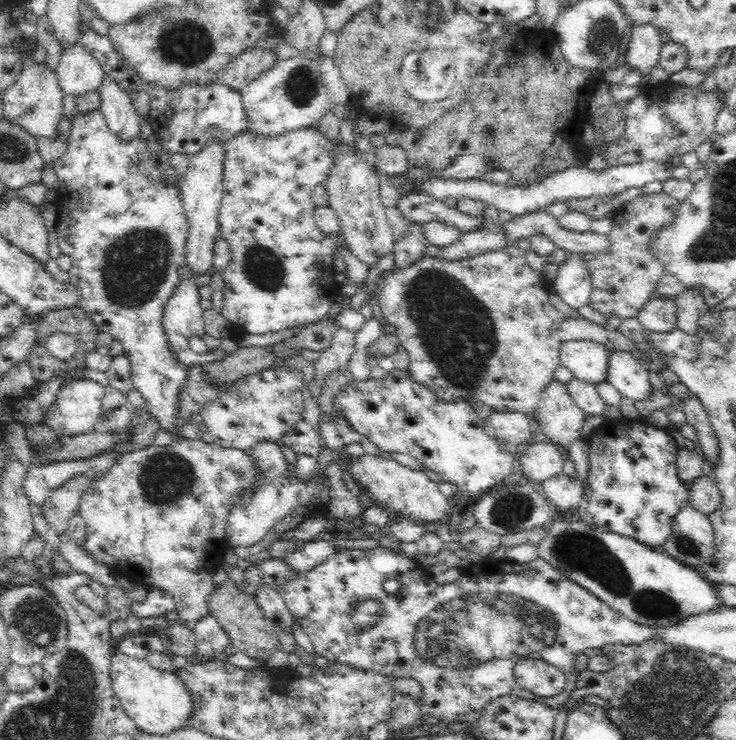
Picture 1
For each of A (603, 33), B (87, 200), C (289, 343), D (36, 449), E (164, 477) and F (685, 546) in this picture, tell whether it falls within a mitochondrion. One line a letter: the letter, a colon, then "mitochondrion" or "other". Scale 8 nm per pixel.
A: mitochondrion
B: other
C: other
D: other
E: mitochondrion
F: mitochondrion

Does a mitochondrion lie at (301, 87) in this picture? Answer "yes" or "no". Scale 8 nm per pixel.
yes

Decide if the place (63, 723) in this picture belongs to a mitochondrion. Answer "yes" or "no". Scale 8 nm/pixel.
yes

